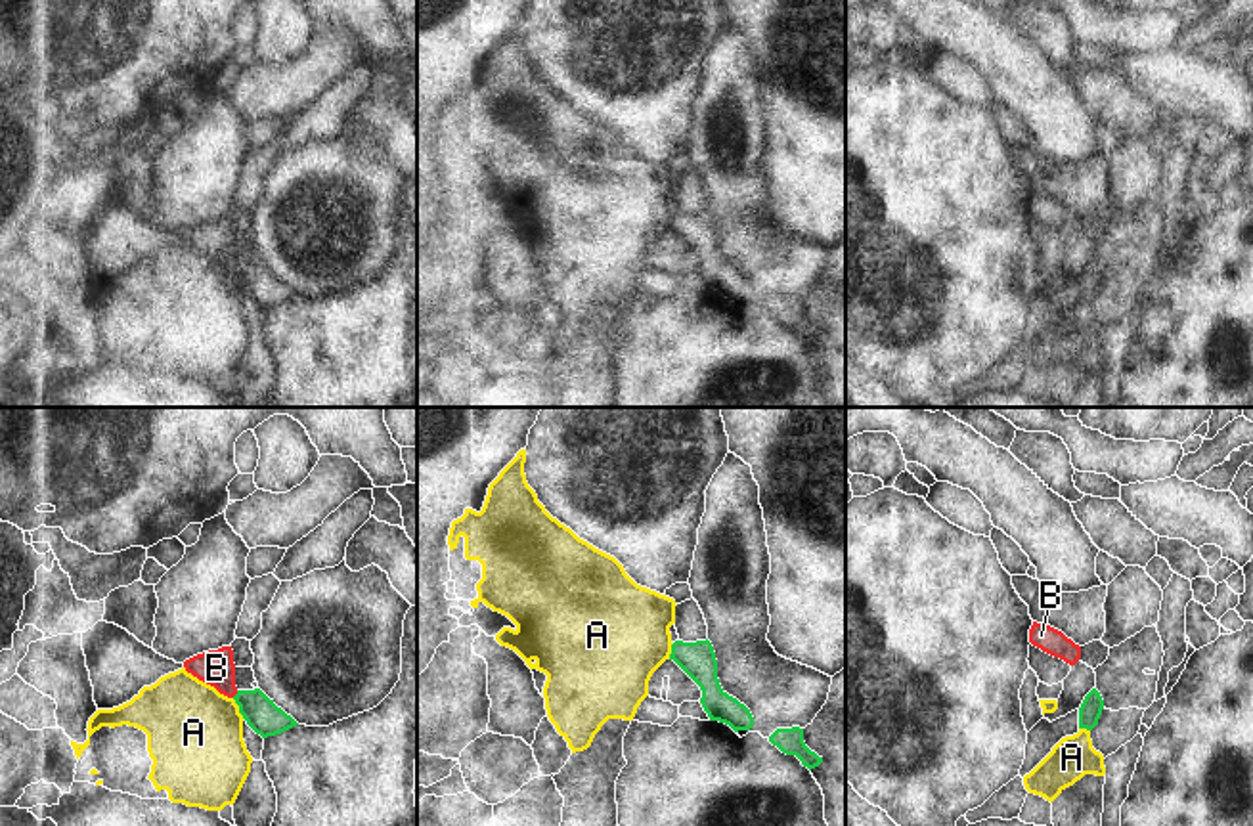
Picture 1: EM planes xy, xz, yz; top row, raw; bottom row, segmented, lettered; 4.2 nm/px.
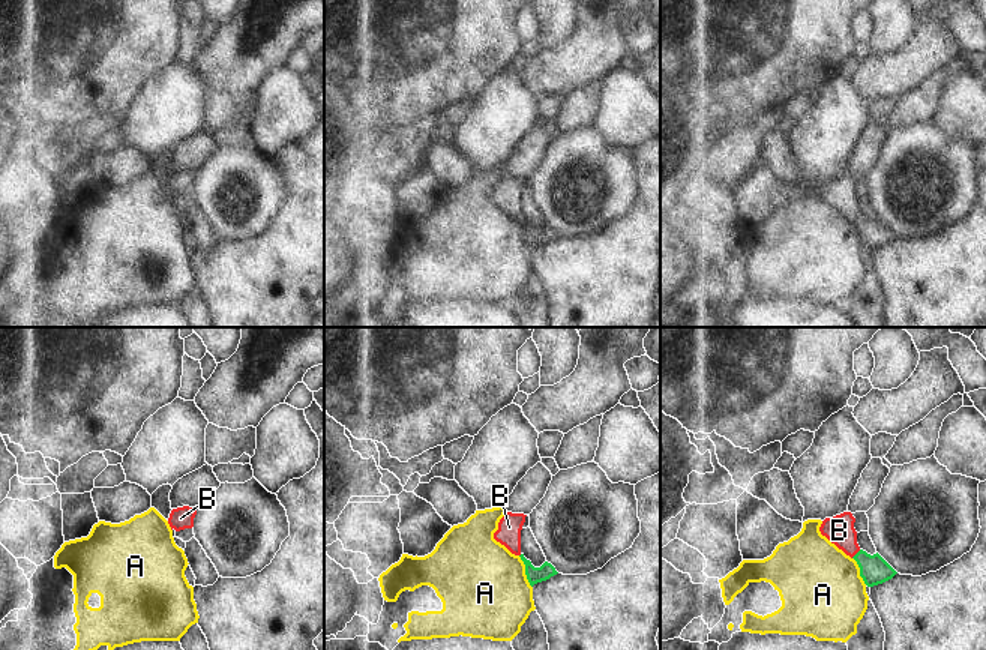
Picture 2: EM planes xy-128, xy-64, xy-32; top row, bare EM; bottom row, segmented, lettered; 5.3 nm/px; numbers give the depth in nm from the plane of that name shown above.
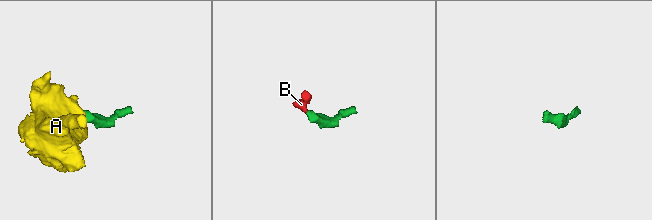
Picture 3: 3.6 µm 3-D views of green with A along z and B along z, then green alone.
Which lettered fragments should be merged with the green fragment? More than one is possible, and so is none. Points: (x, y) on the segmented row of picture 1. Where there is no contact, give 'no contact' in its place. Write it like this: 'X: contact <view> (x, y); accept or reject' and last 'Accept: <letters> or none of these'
A: contact xy (240, 708); reject
B: contact xy (236, 695); accept
Accept: B

